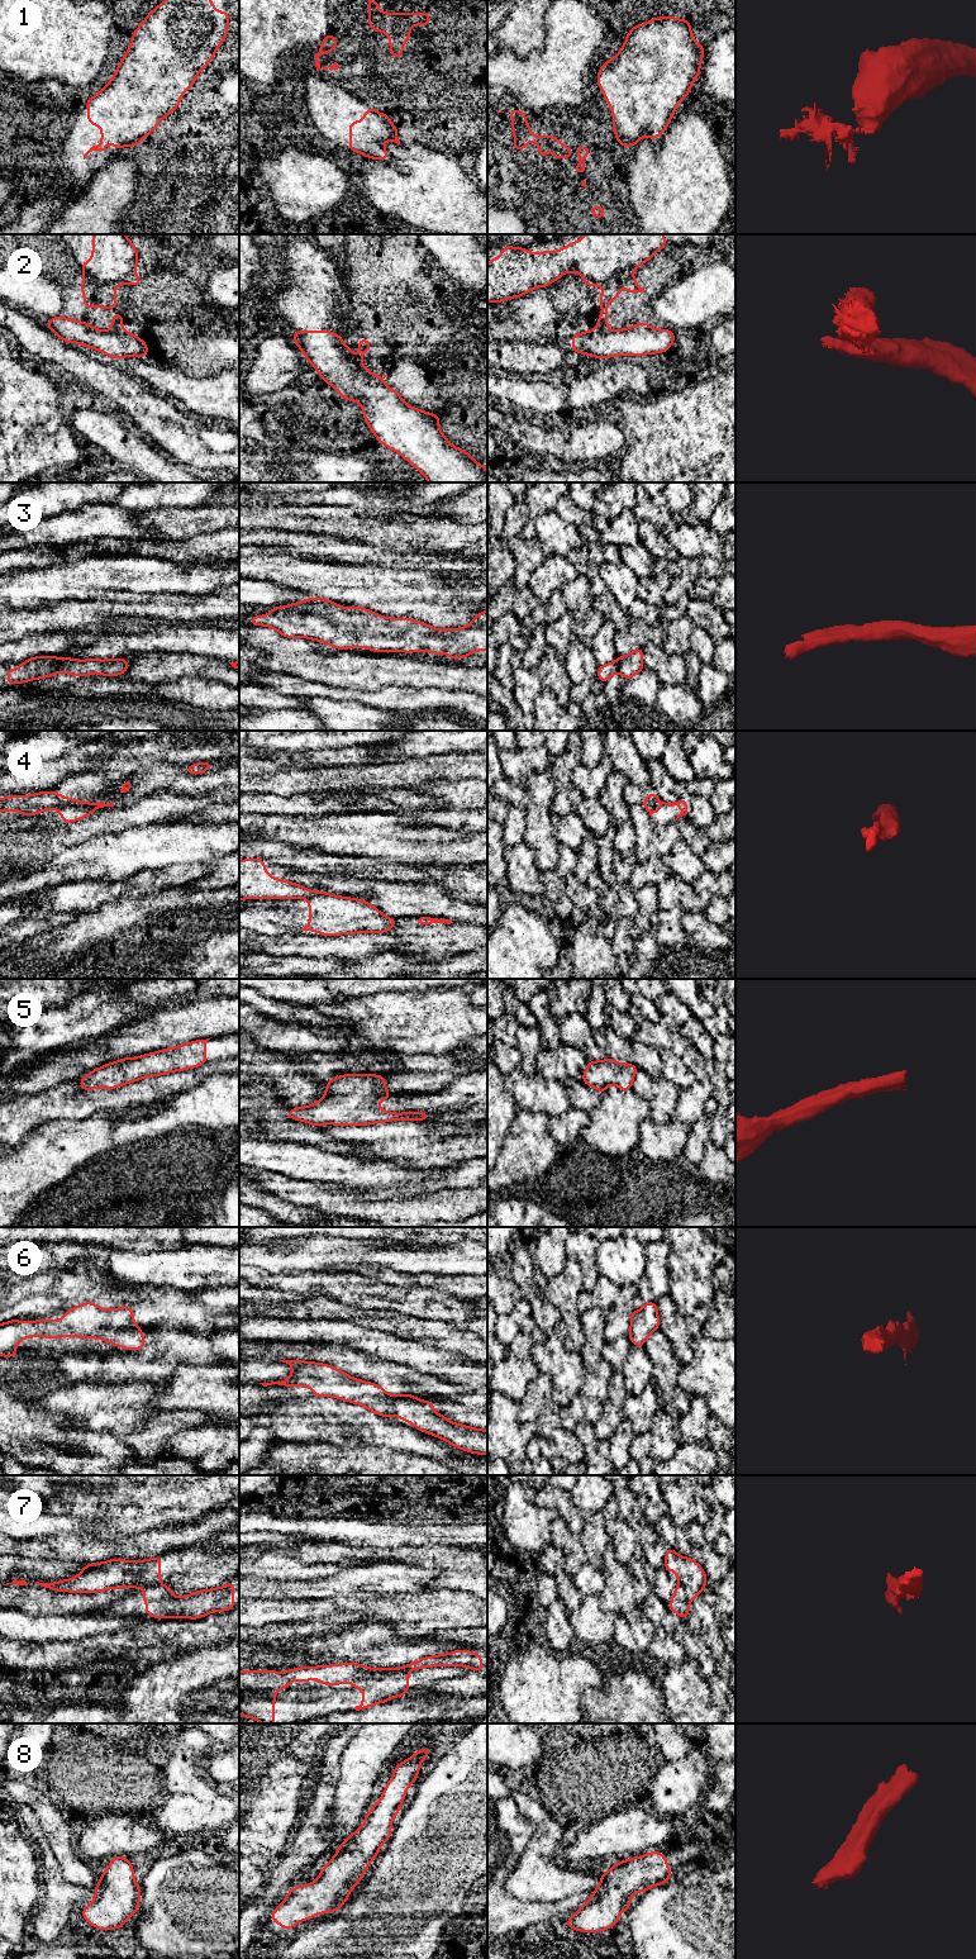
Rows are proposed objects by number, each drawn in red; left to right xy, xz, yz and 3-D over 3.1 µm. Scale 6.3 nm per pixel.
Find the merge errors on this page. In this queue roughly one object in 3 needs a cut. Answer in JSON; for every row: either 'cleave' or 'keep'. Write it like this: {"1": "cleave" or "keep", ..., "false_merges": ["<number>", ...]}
{"1": "keep", "2": "cleave", "3": "keep", "4": "cleave", "5": "keep", "6": "keep", "7": "cleave", "8": "keep", "false_merges": ["2", "4", "7"]}

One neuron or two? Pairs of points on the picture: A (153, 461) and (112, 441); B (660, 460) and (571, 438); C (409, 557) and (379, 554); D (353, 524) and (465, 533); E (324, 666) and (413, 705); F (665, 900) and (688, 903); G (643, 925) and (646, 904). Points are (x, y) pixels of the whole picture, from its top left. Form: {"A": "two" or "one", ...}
{"A": "one", "B": "two", "C": "one", "D": "one", "E": "two", "F": "one", "G": "one"}

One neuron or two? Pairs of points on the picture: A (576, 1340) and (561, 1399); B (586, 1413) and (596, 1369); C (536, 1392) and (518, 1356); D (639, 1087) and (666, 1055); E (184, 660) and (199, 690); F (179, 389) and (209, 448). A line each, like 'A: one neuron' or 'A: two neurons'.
A: two neurons
B: two neurons
C: two neurons
D: two neurons
E: two neurons
F: two neurons

